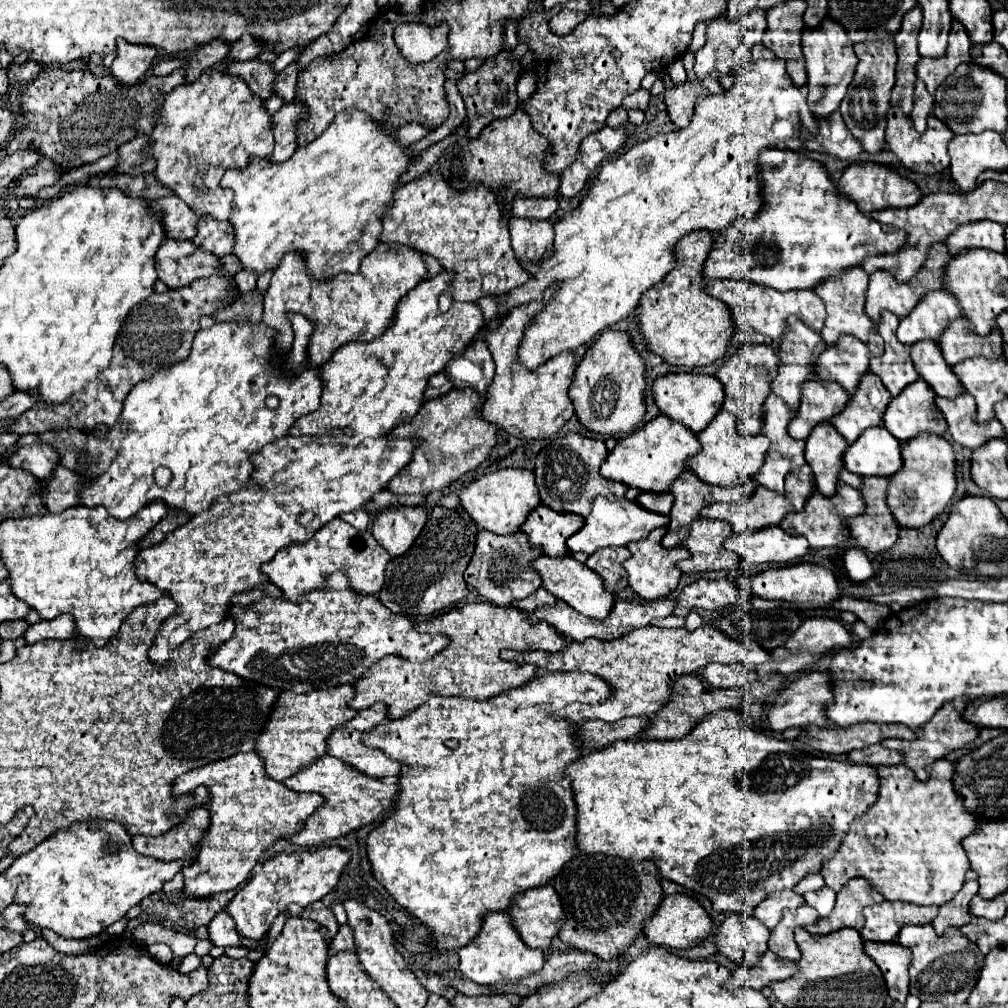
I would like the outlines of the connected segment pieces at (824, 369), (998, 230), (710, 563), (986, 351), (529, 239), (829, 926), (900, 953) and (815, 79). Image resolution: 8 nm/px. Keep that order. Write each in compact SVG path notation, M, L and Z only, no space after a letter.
M840 336L814 362L814 372L822 380L838 382L848 394L858 386L858 380L868 372L870 350L854 336Z
M978 220L958 226L944 244L950 248L952 256L958 256L964 248L986 248L994 252L1004 252L1004 226L992 220Z
M696 518L692 522L688 536L682 542L688 548L690 558L680 560L678 568L686 574L704 570L734 570L734 566L740 564L740 558L722 546L722 542L730 534L732 534L730 524L722 520Z
M964 318L952 320L942 340L938 340L938 346L948 366L954 366L964 358L980 356L980 358L996 360L1002 356L1002 336L998 328L990 332L990 336L976 336L966 326L968 322Z
M510 218L508 220L512 248L518 260L522 262L538 262L552 254L554 226L548 220L532 220L532 218Z
M854 878L846 882L846 888L838 892L836 906L830 916L820 918L816 924L806 926L810 934L828 934L840 928L854 928L860 930L862 924L858 924L858 914L862 914L864 906L884 902L884 898L862 878Z
M866 940L864 952L882 970L890 998L904 1004L906 996L908 996L908 964L910 964L908 948L902 948L896 942L870 942L870 940Z
M824 20L818 28L806 28L802 32L802 52L808 72L808 106L814 116L828 118L838 110L842 98L846 96L846 90L854 78L854 68L858 64L858 56L854 54L852 46L854 44L848 38L848 32L834 20Z

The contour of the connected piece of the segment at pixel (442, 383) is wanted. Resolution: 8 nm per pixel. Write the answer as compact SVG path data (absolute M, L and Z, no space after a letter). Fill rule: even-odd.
M442 370L442 372L438 372L438 374L434 374L434 376L430 378L430 382L428 382L426 390L424 390L424 400L438 398L438 396L442 396L442 394L450 392L452 388L454 388L452 380L450 380L450 378L448 378L448 374Z

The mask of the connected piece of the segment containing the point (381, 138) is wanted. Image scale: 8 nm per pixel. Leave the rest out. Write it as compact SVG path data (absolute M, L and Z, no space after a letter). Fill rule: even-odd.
M352 108L340 112L322 136L296 148L294 156L282 164L270 164L268 160L252 156L246 168L226 170L220 186L234 190L228 224L234 232L232 254L238 258L242 270L260 276L268 270L276 270L286 252L300 252L310 276L316 280L332 280L340 272L356 274L360 260L378 246L382 230L380 216L392 202L392 194L398 188L396 180L414 162L406 150L408 146L398 146L394 136L380 132L370 116Z

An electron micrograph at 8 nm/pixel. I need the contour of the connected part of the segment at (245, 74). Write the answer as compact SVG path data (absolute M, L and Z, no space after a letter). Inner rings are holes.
M260 60L228 62L224 72L230 72L230 76L242 76L242 80L246 80L248 88L254 92L254 96L260 96L260 100L268 100L272 96L272 82L276 78L272 64L264 64Z

